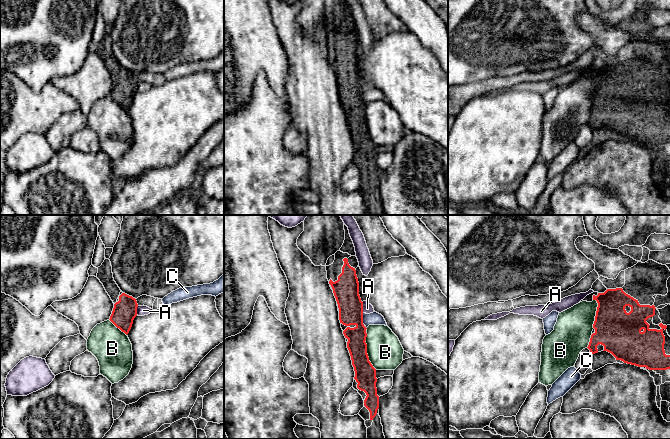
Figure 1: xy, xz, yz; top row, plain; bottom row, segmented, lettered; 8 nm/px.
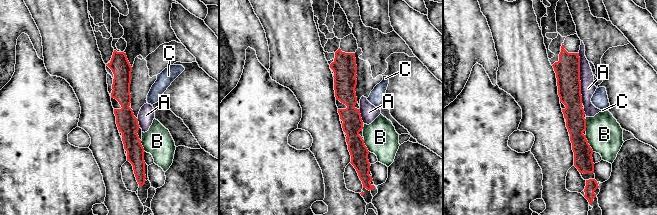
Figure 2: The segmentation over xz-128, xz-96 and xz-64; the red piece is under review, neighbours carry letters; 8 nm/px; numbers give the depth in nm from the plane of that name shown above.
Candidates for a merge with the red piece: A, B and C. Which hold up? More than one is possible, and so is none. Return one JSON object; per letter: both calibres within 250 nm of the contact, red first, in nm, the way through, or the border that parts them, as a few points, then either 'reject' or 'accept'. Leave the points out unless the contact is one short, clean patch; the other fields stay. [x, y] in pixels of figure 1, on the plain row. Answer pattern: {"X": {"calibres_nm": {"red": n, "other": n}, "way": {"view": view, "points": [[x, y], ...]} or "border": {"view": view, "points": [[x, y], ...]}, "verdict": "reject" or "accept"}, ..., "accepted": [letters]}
{"A": {"calibres_nm": {"red": 200, "other": 80}, "verdict": "reject"}, "B": {"calibres_nm": {"red": 340, "other": 300}, "verdict": "reject"}, "C": {"calibres_nm": {"red": 190, "other": 100}, "border": {"view": "xz", "points": [[362, 89], [362, 98], [364, 100]]}, "verdict": "reject"}, "accepted": []}

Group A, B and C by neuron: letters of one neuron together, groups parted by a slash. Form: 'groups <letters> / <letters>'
groups A / B / C

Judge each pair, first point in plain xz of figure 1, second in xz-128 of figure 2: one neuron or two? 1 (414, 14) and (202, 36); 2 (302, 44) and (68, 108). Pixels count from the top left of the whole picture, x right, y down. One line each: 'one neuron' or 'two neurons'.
1: one neuron
2: two neurons

